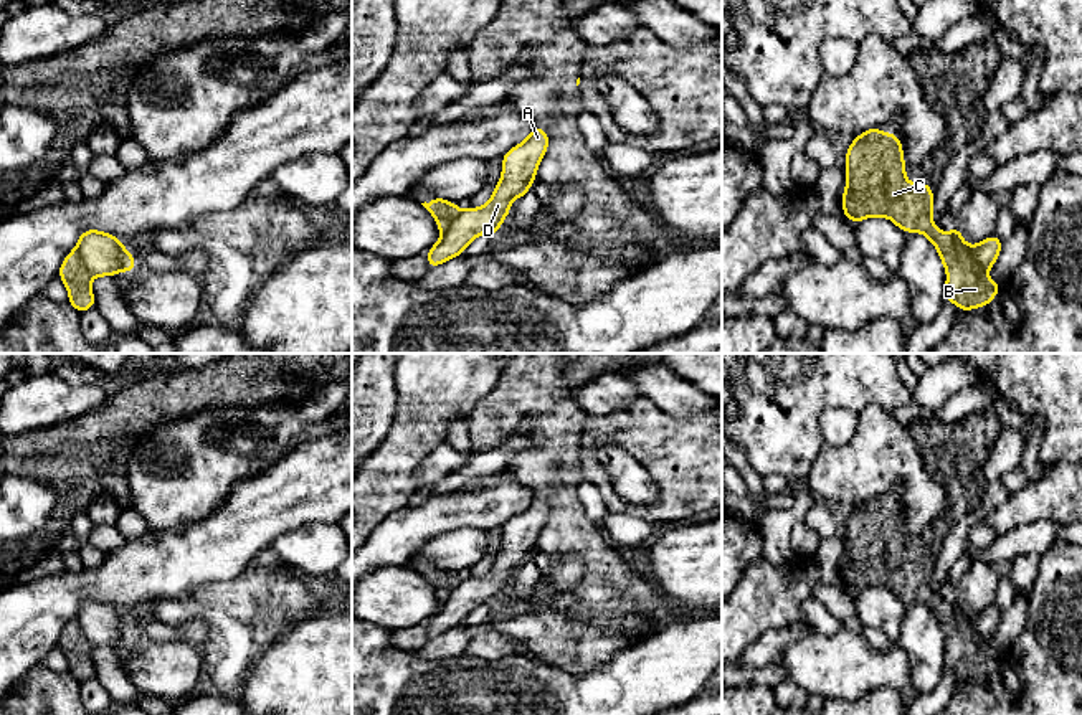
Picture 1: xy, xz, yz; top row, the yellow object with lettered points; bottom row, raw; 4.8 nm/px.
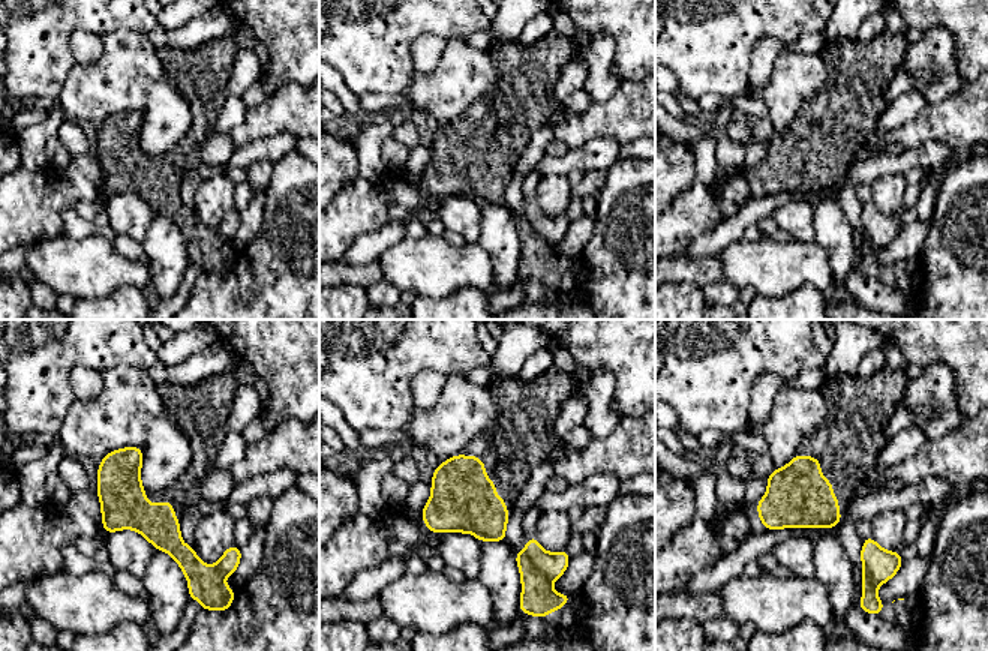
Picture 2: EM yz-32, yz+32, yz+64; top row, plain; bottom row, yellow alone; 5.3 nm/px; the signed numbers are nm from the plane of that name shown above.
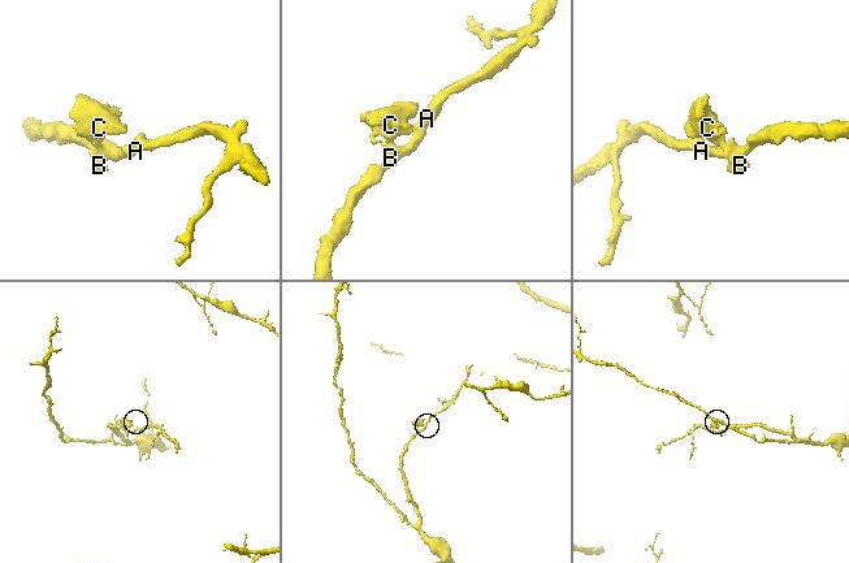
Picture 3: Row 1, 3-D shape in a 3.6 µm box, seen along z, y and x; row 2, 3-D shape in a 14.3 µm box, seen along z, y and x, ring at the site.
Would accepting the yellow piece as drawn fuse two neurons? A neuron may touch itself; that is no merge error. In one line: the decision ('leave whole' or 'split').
split

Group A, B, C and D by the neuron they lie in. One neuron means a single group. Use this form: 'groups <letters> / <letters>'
groups A D / B C

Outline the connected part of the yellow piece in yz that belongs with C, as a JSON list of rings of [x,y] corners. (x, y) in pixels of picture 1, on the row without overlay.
[[[874,497],[856,507],[846,522],[846,588],[857,593],[869,586],[887,586],[905,603],[923,603],[935,614],[948,644],[945,670],[955,672],[960,680],[976,675],[988,679],[989,669],[999,665],[1001,654],[988,651],[986,641],[961,621],[951,604],[935,598],[935,565],[925,550],[910,556],[905,538],[902,510],[895,504]]]

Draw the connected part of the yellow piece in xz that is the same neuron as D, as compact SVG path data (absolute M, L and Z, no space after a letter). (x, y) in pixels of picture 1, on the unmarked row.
M534 495L529 509L504 523L502 548L482 578L459 581L443 601L441 609L428 619L428 639L464 623L464 618L479 604L499 603L501 591L510 585L509 573L525 568L535 550L540 528L547 522L548 505L540 495Z

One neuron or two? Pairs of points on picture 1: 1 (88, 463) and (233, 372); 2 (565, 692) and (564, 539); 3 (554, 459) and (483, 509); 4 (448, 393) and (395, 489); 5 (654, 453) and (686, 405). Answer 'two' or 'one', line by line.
1: one
2: two
3: two
4: one
5: two

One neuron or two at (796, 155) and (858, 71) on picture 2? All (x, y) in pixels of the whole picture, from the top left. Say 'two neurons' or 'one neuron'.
one neuron

